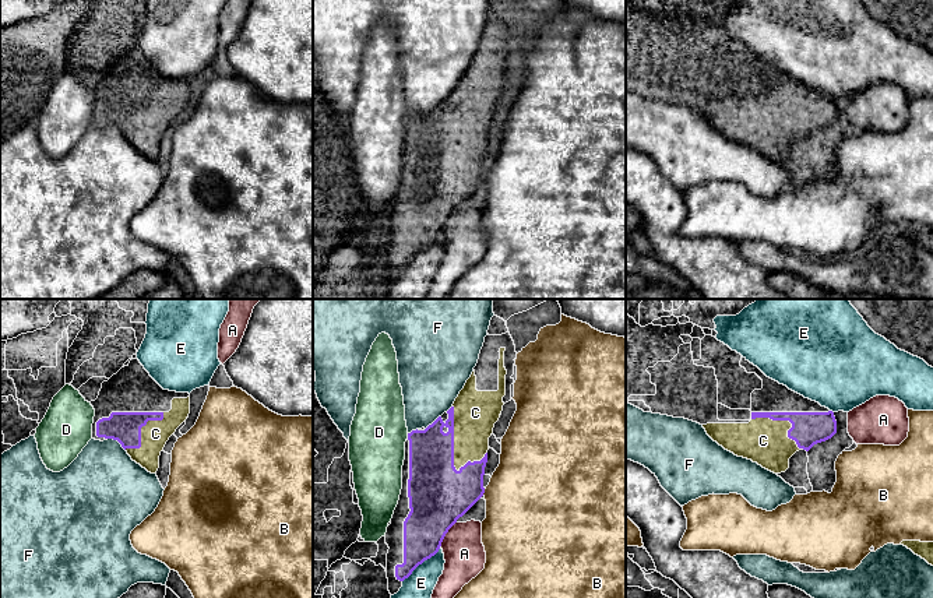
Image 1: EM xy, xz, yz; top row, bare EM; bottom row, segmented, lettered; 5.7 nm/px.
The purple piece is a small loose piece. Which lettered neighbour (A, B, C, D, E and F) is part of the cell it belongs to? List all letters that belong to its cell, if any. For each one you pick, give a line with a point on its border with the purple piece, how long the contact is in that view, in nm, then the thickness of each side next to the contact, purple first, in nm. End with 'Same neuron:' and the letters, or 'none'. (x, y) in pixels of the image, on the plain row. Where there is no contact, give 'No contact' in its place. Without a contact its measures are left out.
C: Touches purple at xz (453, 126). Shared border 380 nm. Thickness 280 nm (purple) against 260 nm
Same neuron: C

